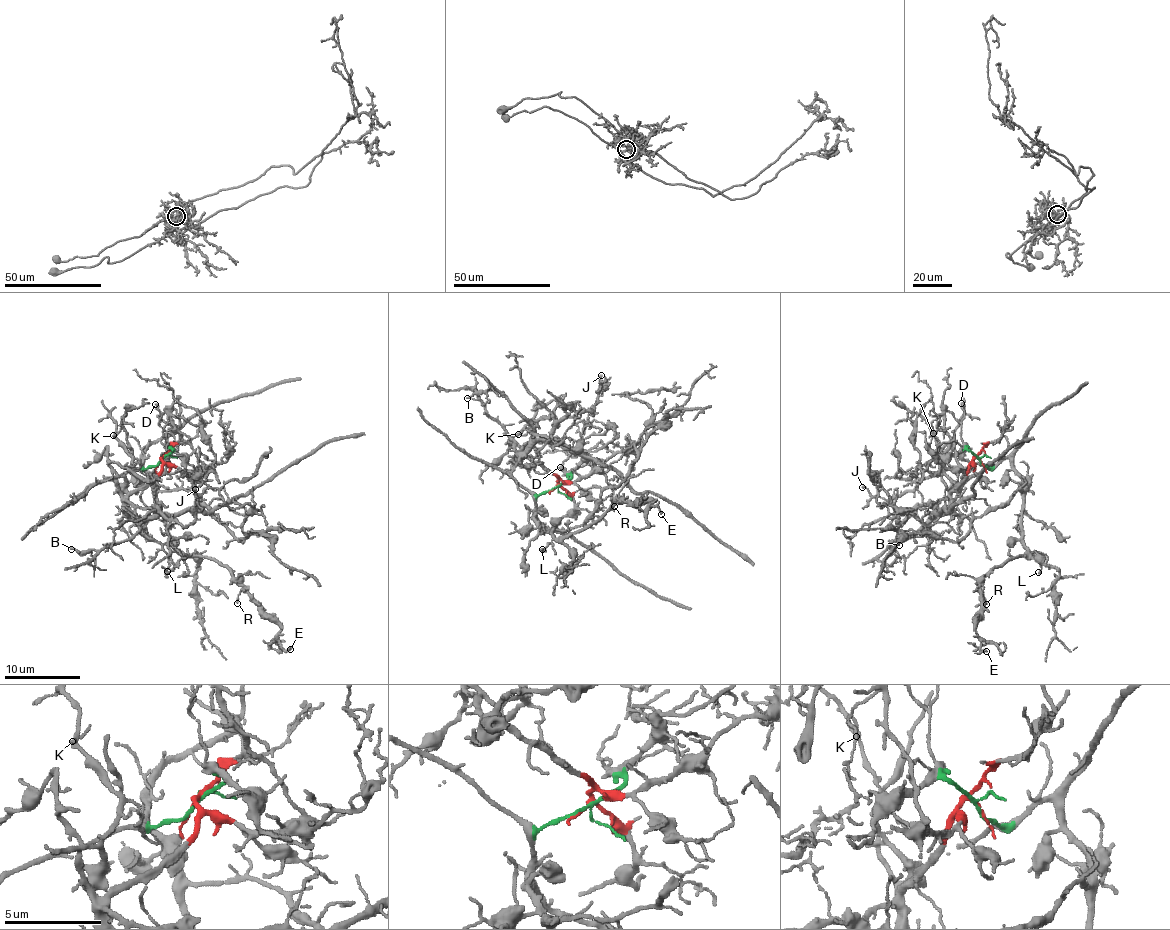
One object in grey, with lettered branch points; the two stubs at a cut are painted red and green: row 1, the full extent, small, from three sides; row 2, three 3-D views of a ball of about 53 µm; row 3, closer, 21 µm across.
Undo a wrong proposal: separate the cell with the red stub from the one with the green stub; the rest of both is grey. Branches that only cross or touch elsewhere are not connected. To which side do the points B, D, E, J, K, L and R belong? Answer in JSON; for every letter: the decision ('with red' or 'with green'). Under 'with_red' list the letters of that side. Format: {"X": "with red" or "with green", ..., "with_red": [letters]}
{"B": "with red", "D": "with green", "E": "with green", "J": "with red", "K": "with red", "L": "with green", "R": "with green", "with_red": ["B", "J", "K"]}

